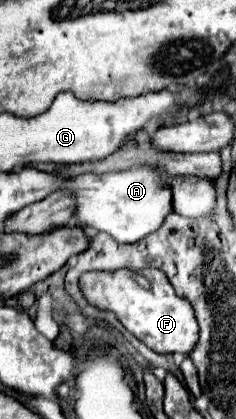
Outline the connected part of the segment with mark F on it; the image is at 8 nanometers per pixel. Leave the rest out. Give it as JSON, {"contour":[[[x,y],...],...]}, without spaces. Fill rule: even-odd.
{"contour":[[[148,268],[140,272],[130,272],[130,270],[86,272],[82,274],[80,284],[90,304],[102,310],[112,310],[118,316],[118,320],[154,352],[158,354],[180,352],[188,356],[196,346],[200,330],[194,316],[194,308],[186,298],[174,292],[172,284],[168,282],[162,270]],[[140,276],[144,276],[150,286],[142,286]]]}

